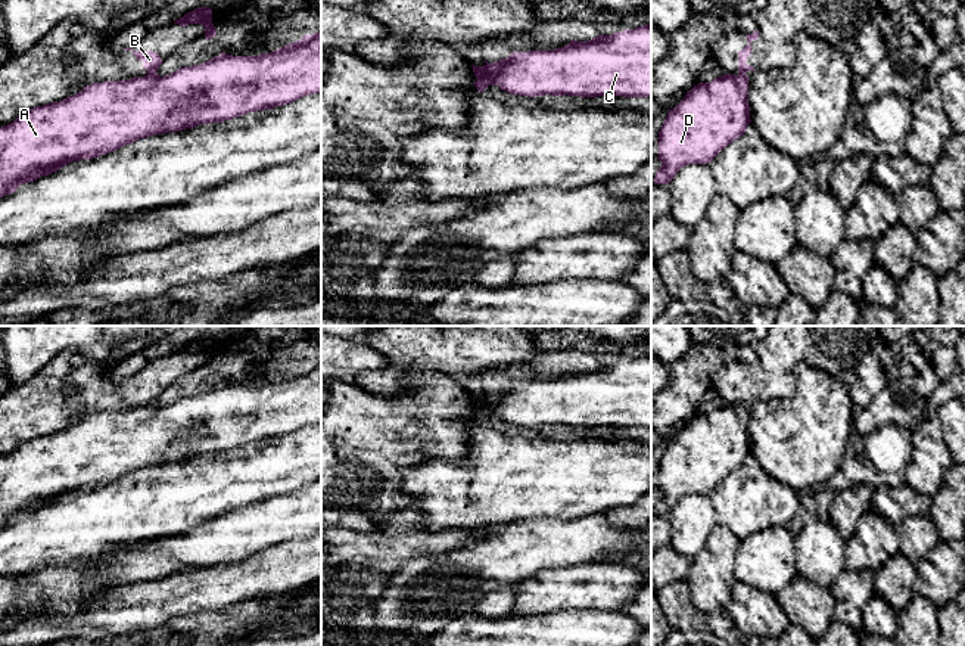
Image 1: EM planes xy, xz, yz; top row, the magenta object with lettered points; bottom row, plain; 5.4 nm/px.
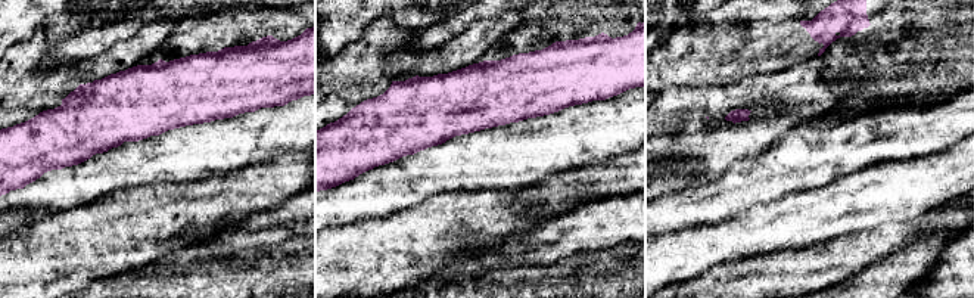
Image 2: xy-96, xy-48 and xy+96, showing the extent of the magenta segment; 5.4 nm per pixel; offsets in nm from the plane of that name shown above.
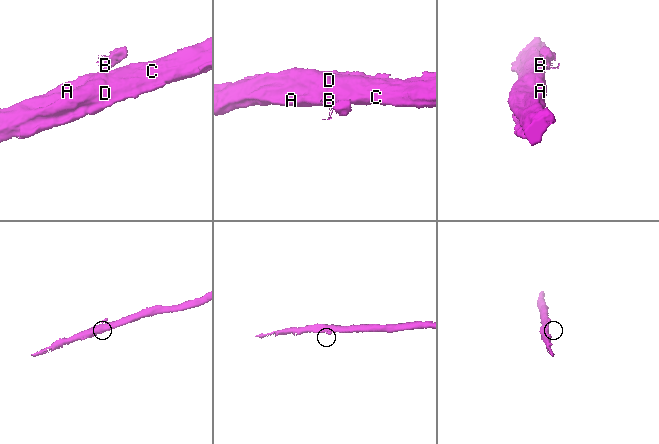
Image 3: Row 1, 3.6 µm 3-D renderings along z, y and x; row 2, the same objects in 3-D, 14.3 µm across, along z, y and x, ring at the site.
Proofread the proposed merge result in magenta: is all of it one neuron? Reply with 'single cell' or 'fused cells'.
fused cells

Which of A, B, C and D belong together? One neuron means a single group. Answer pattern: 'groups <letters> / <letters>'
groups A C D / B

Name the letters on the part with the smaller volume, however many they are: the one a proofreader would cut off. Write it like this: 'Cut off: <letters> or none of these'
Cut off: B

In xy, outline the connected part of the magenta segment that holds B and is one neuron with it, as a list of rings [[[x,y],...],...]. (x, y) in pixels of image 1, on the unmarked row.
[[[127,378],[124,381],[131,381],[133,385],[136,386],[136,389],[143,392],[143,398],[147,401],[147,404],[156,404],[158,398],[162,395],[162,389],[159,388],[158,383],[152,382],[152,381],[146,381],[146,382],[136,382],[131,378]]]

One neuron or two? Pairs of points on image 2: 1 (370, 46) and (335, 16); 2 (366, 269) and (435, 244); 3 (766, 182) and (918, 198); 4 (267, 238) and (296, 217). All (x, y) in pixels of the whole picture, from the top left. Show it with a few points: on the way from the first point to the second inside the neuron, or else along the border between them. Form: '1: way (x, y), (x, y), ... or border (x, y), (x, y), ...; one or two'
1: border (391, 19), (375, 19), (355, 40), (330, 55); two
2: way (383, 257), (417, 244); one
3: border (850, 174), (784, 196); two
4: way (274, 230), (289, 219); one

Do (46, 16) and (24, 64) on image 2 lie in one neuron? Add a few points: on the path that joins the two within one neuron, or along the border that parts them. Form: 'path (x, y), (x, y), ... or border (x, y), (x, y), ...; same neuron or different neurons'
border (52, 44), (39, 30), (15, 46); different neurons

